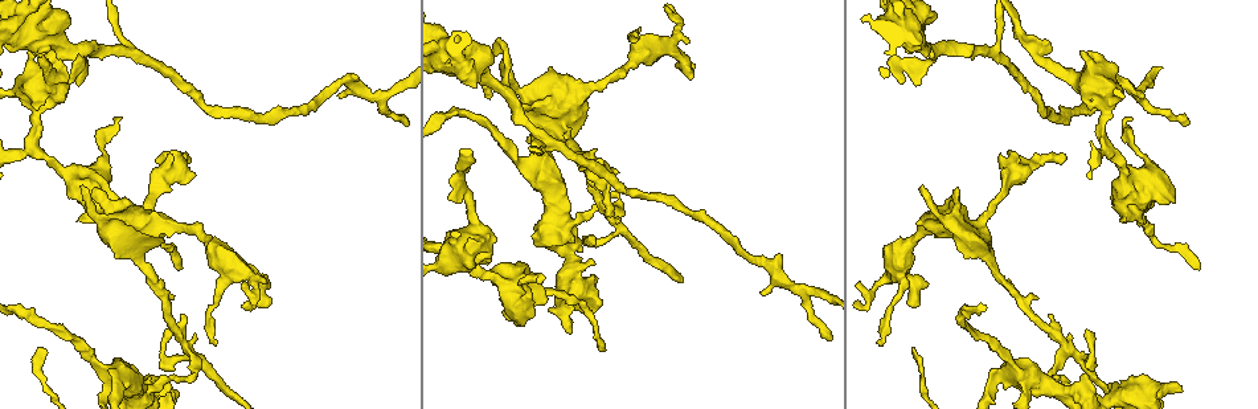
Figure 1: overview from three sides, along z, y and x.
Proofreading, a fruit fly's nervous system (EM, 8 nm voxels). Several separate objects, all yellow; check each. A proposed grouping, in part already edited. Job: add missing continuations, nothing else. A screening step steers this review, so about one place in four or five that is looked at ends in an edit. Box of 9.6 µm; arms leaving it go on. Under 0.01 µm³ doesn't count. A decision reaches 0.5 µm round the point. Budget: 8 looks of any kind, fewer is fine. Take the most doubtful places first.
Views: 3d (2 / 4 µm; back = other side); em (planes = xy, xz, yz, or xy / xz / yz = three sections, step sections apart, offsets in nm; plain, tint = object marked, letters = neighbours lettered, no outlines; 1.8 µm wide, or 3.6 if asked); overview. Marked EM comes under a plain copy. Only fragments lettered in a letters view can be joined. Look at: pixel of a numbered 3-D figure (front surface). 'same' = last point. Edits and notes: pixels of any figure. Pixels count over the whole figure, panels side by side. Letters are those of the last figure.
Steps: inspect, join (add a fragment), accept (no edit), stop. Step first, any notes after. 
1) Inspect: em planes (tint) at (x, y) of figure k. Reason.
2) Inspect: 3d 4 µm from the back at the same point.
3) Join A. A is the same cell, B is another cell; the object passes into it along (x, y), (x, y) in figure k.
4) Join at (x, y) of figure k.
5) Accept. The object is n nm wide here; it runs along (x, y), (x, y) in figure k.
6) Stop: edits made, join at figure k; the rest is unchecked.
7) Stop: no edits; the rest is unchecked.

Inspect: 3d 2 µm at (1125, 118) of figure 1. Thin end.

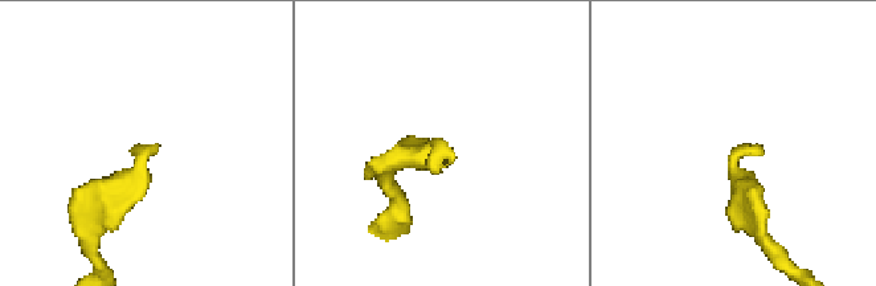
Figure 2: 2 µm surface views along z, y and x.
Inspect: em planes (letters) at (750, 148) of figure 2. Shape alone is not enough.

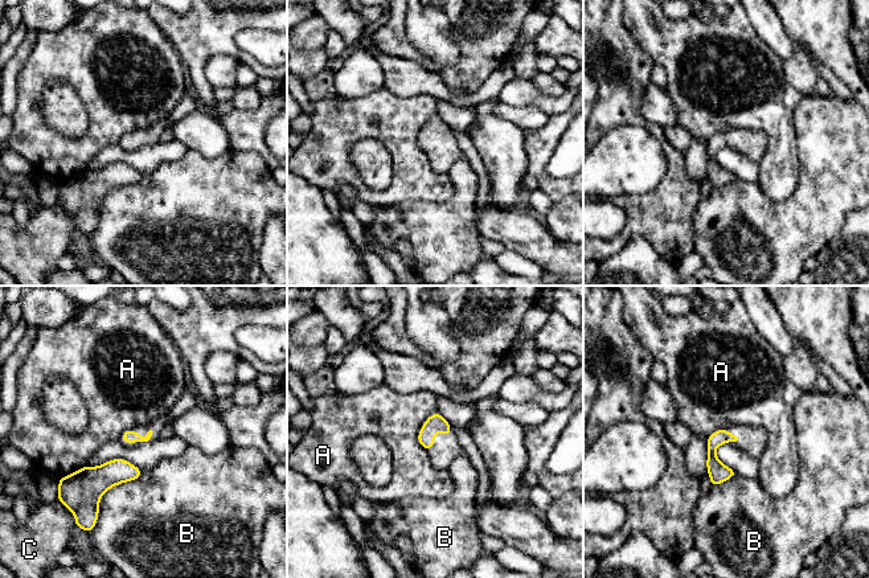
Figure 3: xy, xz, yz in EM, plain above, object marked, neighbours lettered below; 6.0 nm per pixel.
Accept. A, B and C are other cells; a border runs along (438, 412), (419, 430), (423, 449) in figure 3; no lettered fragment goes on from it.

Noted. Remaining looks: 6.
Inspect: em xy step 16 (letters) at (921, 188) of figure 1. Branch stops here.

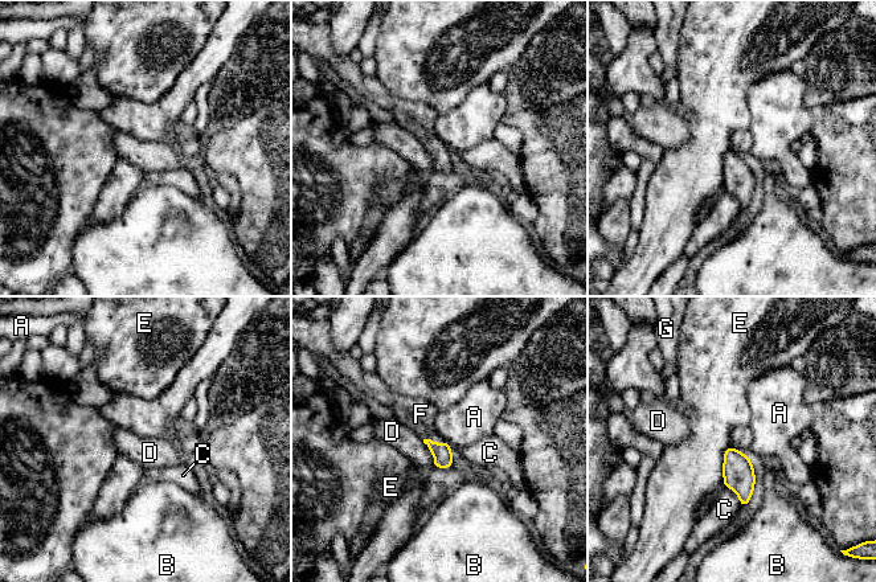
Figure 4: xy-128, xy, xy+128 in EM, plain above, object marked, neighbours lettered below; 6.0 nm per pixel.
Inspect: em planes (letters) at the same point.

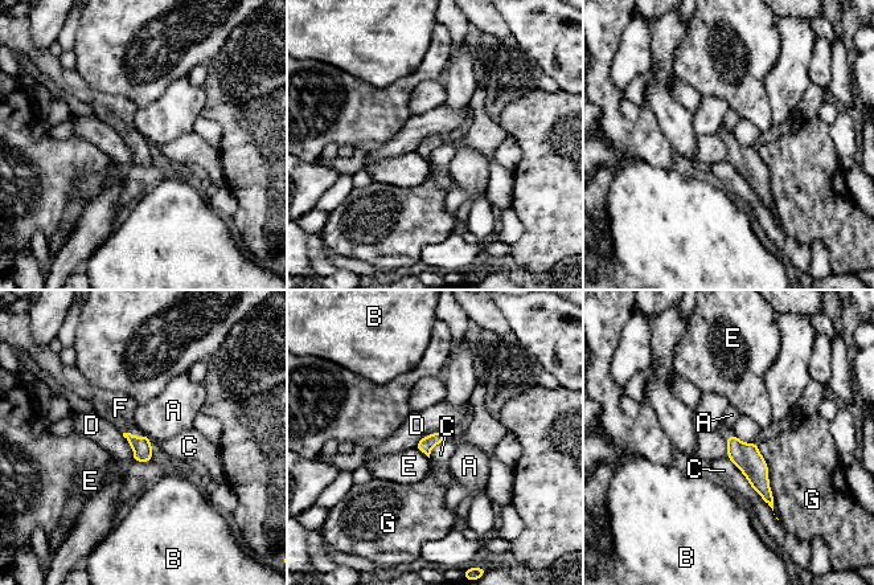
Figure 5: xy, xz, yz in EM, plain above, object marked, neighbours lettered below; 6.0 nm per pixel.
Join F. The object is 90 nm wide here; F is the same cell, A, B, C, D, E and G are other cells; the object passes into it along (142, 448), (134, 436), (118, 408) in figure 5; the neuron continues.

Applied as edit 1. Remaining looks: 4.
Inspect: overview.

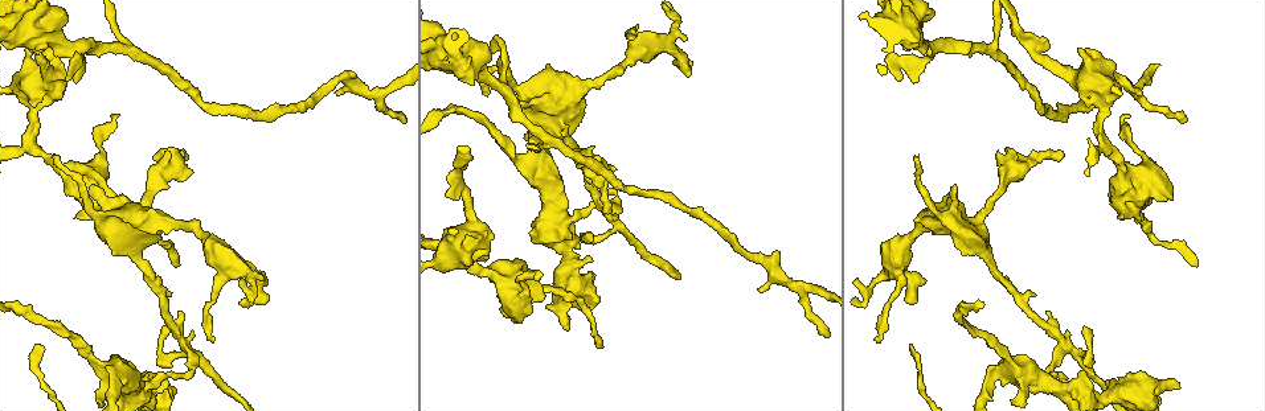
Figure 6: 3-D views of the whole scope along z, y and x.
Inspect: 3d 4 µm from the back at (187, 158) of figure 6. An open end.

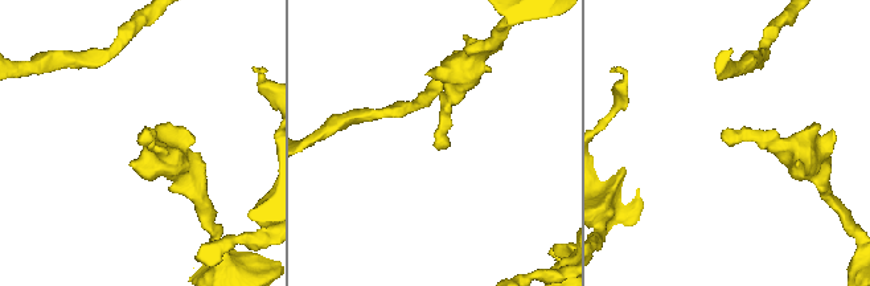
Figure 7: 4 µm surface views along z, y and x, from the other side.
Inspect: em yz step 8 (tint) at (722, 138) of figure 7.

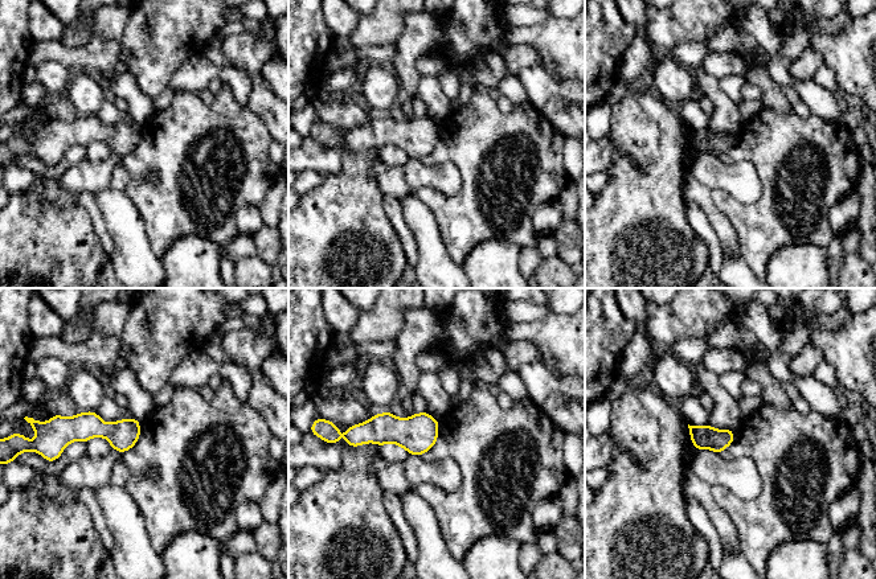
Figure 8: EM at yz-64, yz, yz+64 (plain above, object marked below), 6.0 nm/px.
Inspect: em planes (letters) at the same point. Another direction.

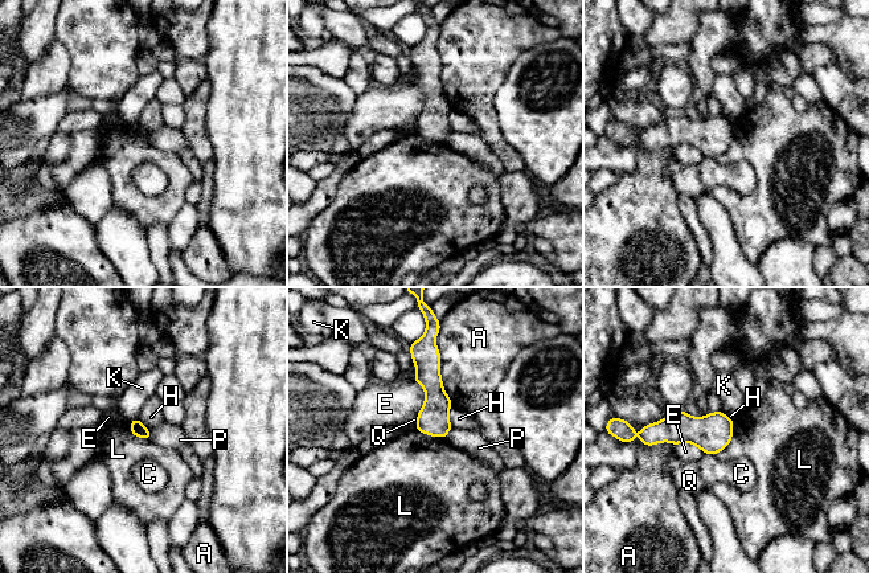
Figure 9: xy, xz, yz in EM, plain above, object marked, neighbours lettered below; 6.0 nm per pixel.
Accept. The longest contact is with A, 400 nm; A, C, E, H, K, L, P and Q are other cells; a border runs along (734, 421), (730, 442), (716, 455) in figure 9; none of them fits.

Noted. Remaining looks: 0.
Stop: edits made, join at figure 5; the rest is unchecked.

